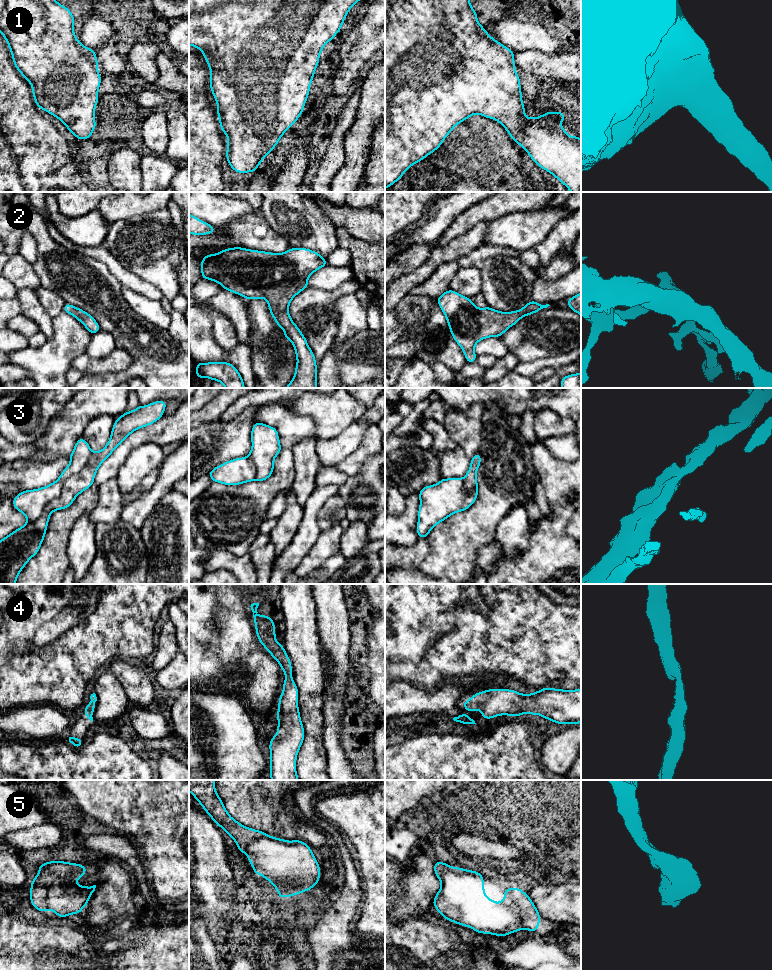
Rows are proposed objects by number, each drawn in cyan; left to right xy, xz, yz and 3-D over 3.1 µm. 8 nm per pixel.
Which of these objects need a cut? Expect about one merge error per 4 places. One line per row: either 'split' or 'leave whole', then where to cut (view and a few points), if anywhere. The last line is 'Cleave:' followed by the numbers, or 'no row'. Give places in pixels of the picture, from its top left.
1: leave whole; cut none
2: leave whole; cut none
3: split; cut xy (92, 452), (64, 481), (61, 493), (27, 523)
4: leave whole; cut none
5: leave whole; cut none
Cleave: 3

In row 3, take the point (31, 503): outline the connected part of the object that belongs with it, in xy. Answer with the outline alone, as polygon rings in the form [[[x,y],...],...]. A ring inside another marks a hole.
[[[83,437],[78,439],[69,455],[70,464],[54,483],[34,490],[21,491],[13,498],[14,508],[26,516],[27,523],[36,521],[42,515],[46,505],[61,495],[64,481],[70,475],[81,471],[91,454],[92,451],[87,441]]]

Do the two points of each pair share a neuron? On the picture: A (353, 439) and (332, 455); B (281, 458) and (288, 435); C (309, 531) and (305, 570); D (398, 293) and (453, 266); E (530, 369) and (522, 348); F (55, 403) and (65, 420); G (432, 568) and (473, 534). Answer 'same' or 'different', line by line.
A: same
B: different
C: different
D: different
E: different
F: different
G: same

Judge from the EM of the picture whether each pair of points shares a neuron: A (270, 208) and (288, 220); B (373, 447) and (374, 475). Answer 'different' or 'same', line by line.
A: same
B: different

